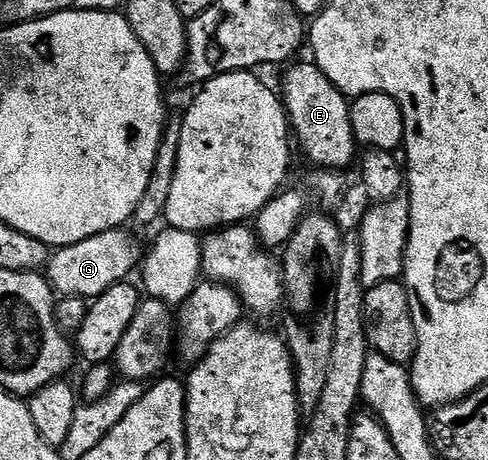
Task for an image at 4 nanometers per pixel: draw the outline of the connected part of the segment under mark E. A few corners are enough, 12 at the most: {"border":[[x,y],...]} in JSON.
{"border":[[289,66],[282,102],[317,168],[358,159],[349,100],[316,68]]}

